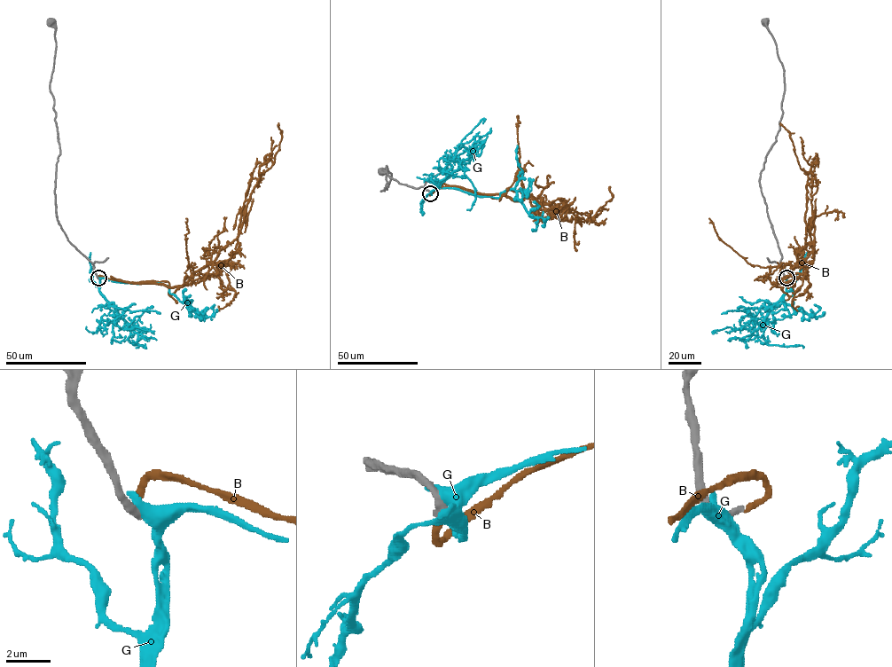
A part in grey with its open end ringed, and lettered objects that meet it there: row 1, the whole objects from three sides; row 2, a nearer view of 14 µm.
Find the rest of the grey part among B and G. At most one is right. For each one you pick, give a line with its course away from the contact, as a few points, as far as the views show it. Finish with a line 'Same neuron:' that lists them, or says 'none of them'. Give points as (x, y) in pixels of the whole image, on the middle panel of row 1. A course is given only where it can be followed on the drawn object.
B: via (430, 193), (455, 186), (515, 200), (528, 195), (554, 210), (587, 213), (591, 221), (613, 197), (610, 187)
Same neuron: B

